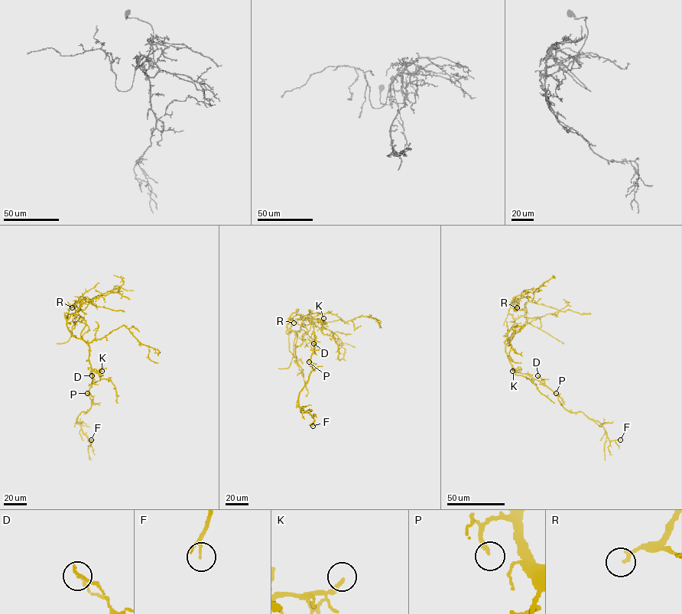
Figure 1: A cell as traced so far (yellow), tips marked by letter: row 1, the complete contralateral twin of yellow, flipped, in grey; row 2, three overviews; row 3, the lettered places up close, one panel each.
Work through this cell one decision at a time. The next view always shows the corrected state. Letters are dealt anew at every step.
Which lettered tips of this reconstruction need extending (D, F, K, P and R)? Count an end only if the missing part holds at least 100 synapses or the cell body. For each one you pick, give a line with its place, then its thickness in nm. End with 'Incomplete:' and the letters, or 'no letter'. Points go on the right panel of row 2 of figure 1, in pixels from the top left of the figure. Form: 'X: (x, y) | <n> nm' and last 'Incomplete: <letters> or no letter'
Incomplete: no letter

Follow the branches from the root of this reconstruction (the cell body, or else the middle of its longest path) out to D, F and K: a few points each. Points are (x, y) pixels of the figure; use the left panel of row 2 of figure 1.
D: (89, 348), (92, 375)
F: (89, 348), (92, 380), (89, 393), (93, 400), (91, 407), (86, 413), (80, 413), (76, 422), (91, 440)
K: (89, 348), (91, 368), (96, 372), (102, 371)

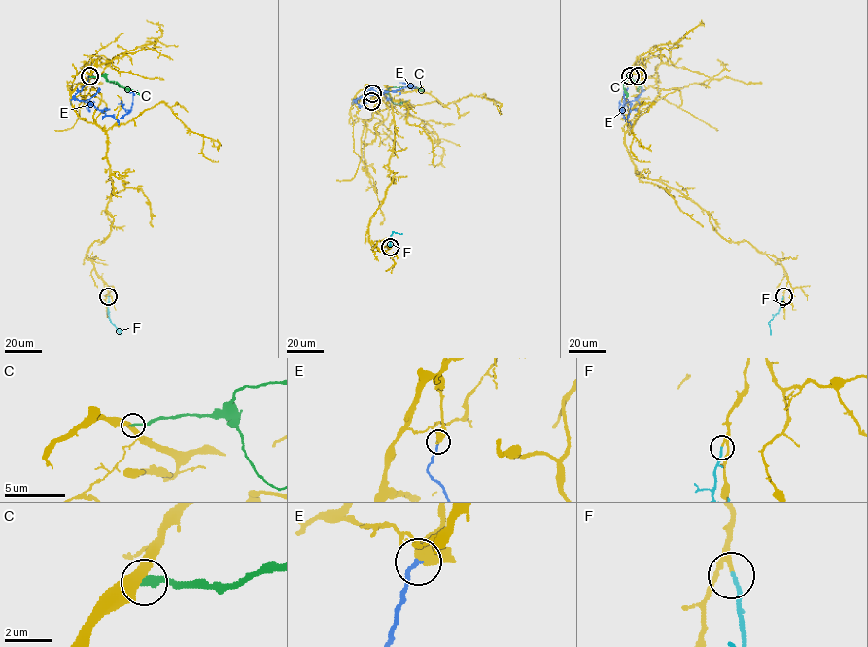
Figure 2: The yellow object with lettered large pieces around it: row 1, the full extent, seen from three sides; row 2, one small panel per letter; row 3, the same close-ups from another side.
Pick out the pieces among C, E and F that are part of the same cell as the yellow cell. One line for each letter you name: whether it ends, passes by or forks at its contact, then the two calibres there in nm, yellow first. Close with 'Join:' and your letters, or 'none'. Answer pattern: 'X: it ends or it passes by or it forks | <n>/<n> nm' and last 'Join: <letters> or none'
F: it ends | 170/170 nm
Join: F

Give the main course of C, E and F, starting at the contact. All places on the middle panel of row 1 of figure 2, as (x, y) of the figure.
C: (372, 94), (385, 92), (389, 87), (424, 90)
E: (371, 101), (363, 105), (357, 102), (366, 94), (395, 91), (412, 85), (414, 87), (412, 90)
F: (390, 247), (392, 233), (401, 233)

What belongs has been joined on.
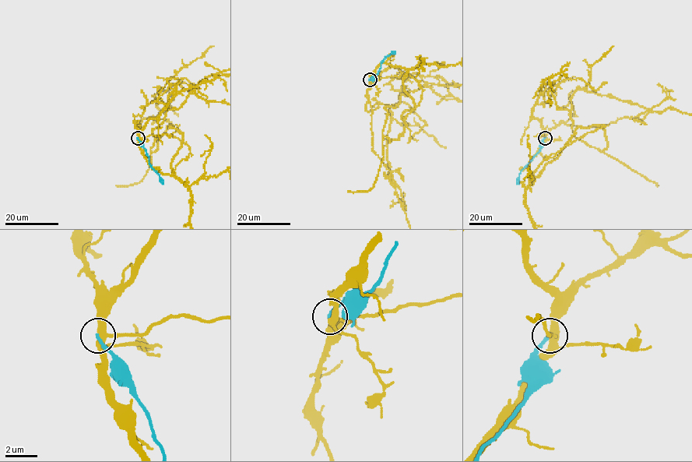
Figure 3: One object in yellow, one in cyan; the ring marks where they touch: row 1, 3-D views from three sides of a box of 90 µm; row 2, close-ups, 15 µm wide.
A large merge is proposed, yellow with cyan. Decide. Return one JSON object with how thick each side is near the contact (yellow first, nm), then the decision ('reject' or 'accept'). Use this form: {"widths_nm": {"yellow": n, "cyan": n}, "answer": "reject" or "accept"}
{"widths_nm": {"yellow": 400, "cyan": 190}, "answer": "reject"}

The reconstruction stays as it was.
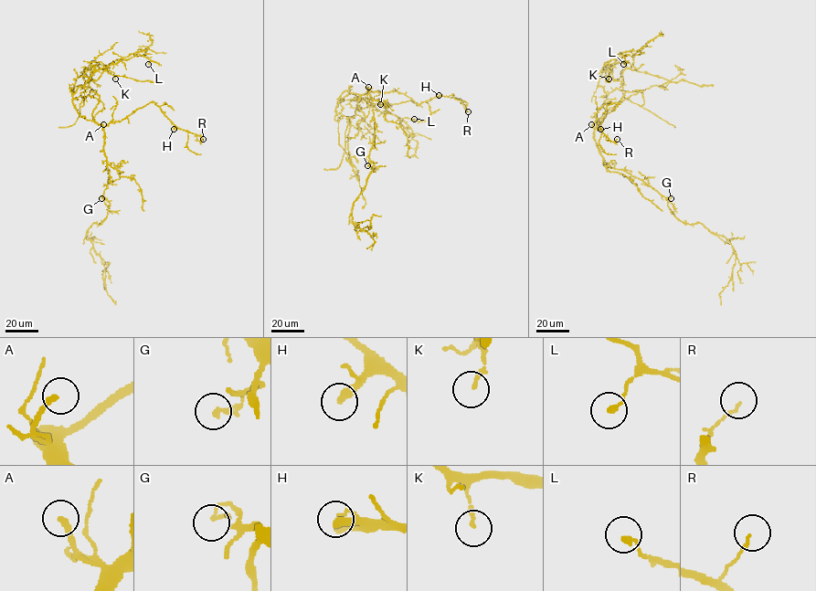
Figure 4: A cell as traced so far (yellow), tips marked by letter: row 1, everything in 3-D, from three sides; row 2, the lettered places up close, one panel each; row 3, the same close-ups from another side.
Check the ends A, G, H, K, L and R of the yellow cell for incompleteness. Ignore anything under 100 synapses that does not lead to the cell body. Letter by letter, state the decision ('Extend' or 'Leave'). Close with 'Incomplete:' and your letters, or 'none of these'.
A: Extend
G: Leave
H: Leave
K: Leave
L: Leave
R: Leave
Incomplete: A

